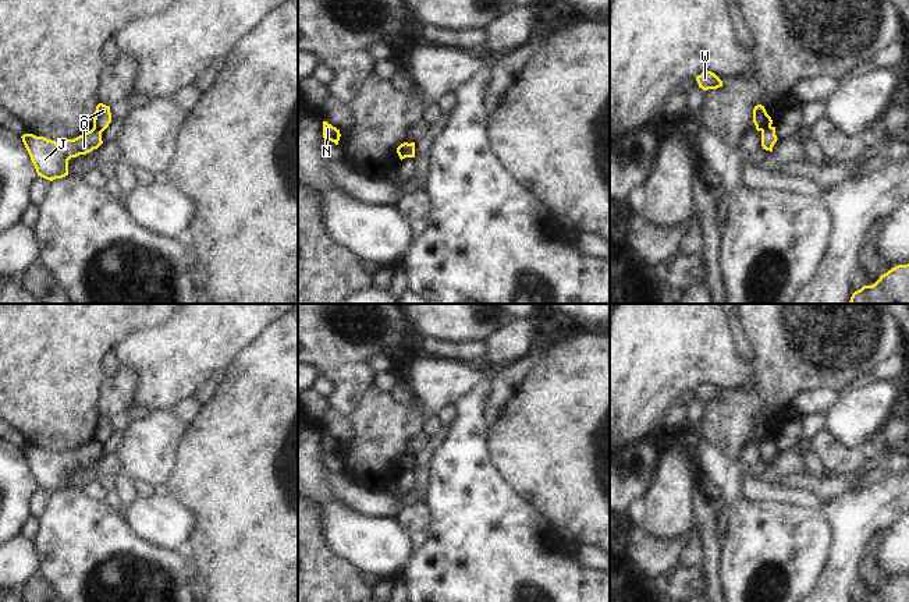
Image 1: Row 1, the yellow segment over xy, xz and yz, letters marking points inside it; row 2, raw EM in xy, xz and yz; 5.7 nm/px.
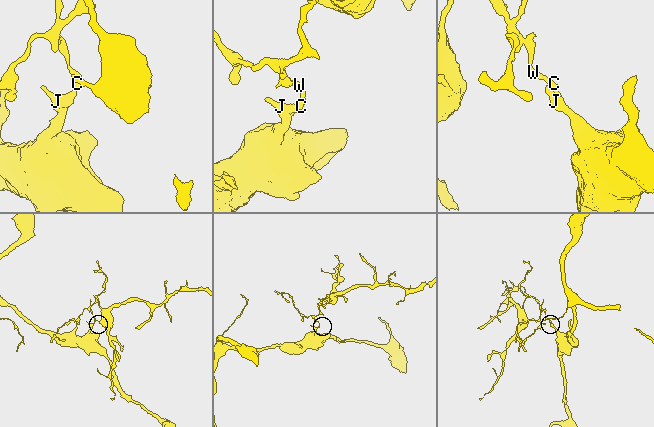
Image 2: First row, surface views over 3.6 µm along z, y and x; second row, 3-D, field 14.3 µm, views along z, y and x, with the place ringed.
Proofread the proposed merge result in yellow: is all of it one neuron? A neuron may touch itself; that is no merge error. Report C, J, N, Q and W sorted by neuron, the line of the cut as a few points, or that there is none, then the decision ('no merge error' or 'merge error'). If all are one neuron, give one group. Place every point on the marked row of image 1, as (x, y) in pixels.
C W / J N Q; cut in yz along (770, 126), (762, 131); merge error

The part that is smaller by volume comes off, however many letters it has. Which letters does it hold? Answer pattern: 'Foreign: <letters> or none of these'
Foreign: C, W

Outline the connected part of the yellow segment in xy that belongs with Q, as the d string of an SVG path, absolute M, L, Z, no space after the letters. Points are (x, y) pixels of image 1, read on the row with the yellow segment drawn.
M95 128L74 139L60 142L33 134L24 134L21 138L38 176L50 181L68 176L71 157L86 155L103 144L102 132Z

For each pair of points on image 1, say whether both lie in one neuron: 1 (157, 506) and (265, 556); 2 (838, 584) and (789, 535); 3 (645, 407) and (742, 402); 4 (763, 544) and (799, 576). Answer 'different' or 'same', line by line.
1: different
2: different
3: different
4: same

